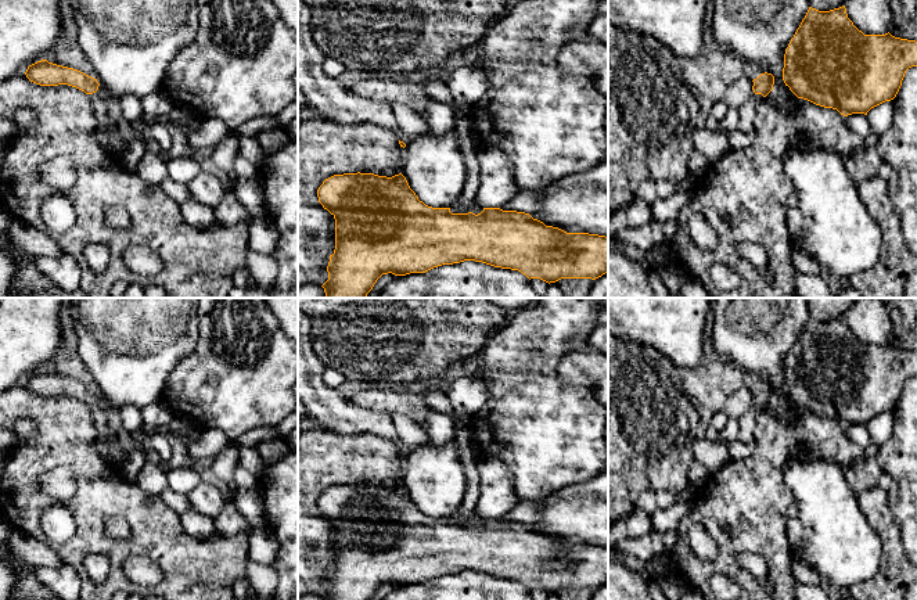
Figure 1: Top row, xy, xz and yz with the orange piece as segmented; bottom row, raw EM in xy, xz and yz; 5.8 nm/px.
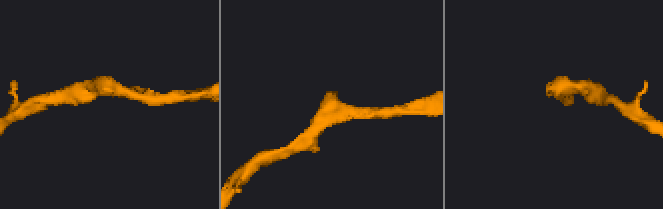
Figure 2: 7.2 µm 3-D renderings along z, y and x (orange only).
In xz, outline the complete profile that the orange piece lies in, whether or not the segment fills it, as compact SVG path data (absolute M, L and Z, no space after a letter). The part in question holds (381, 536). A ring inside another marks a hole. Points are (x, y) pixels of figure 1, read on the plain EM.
M360 482L334 485L319 497L317 507L323 518L335 529L335 560L330 565L328 590L321 596L324 600L373 600L382 585L425 583L442 575L464 571L518 581L529 590L540 589L549 594L561 589L596 590L608 582L608 547L605 546L567 543L546 536L529 524L500 518L483 518L478 525L452 524L450 518L432 518L418 510L402 484L392 488Z

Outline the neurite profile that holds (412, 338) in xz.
M298 298L298 309L310 321L313 351L324 367L335 369L348 380L393 376L403 384L438 377L456 364L475 363L490 338L514 315L489 298Z

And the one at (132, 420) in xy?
M127 405L121 409L122 428L126 430L130 435L134 435L136 431L143 425L141 409Z

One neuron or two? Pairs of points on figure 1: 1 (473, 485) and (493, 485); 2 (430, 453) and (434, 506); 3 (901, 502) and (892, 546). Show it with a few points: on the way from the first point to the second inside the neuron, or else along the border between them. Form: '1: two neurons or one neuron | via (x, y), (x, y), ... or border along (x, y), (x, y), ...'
1: two neurons | border along (478, 459), (478, 500), (474, 512)
2: one neuron | via (430, 466), (430, 473), (434, 477), (434, 493)
3: two neurons | border along (887, 492), (889, 510), (902, 545)

